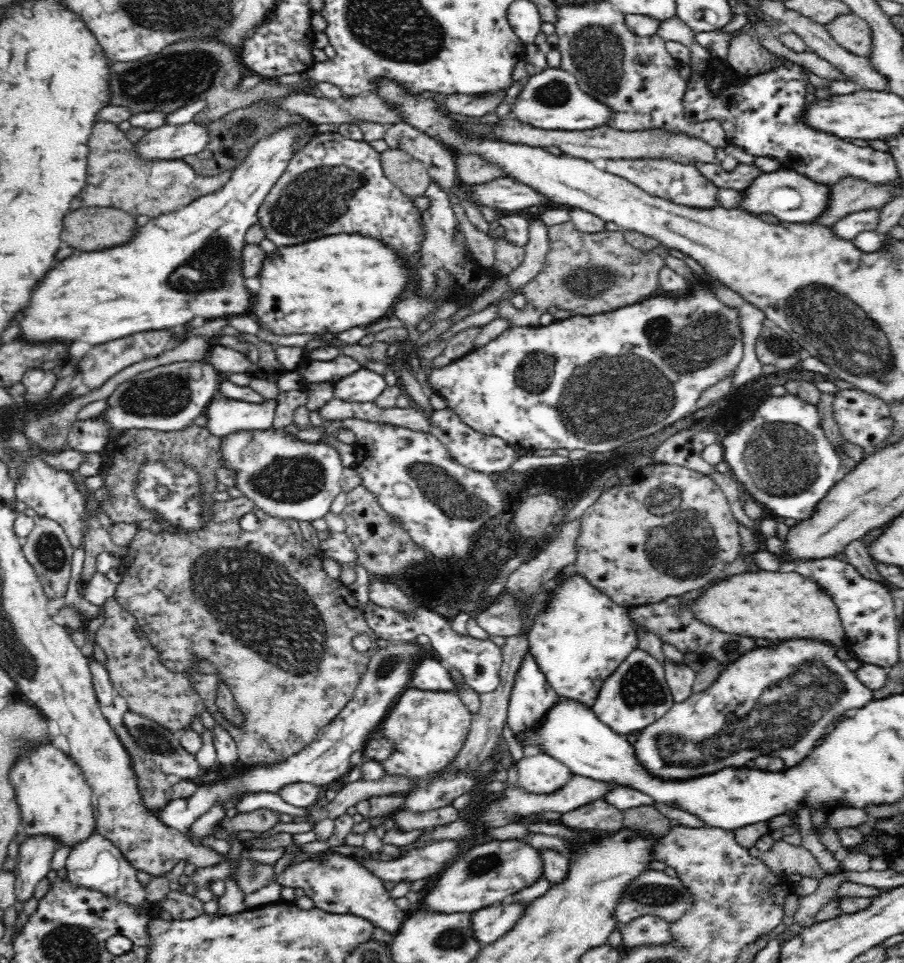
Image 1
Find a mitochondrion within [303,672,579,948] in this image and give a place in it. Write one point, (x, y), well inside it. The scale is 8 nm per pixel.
(478, 868)

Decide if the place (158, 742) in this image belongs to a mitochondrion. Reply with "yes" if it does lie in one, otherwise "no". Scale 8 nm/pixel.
yes

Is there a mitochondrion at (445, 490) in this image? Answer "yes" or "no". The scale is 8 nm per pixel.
yes

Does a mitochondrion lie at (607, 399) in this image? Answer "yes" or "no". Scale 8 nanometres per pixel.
yes

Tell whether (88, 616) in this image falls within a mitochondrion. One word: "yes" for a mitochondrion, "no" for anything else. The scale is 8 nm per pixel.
no

